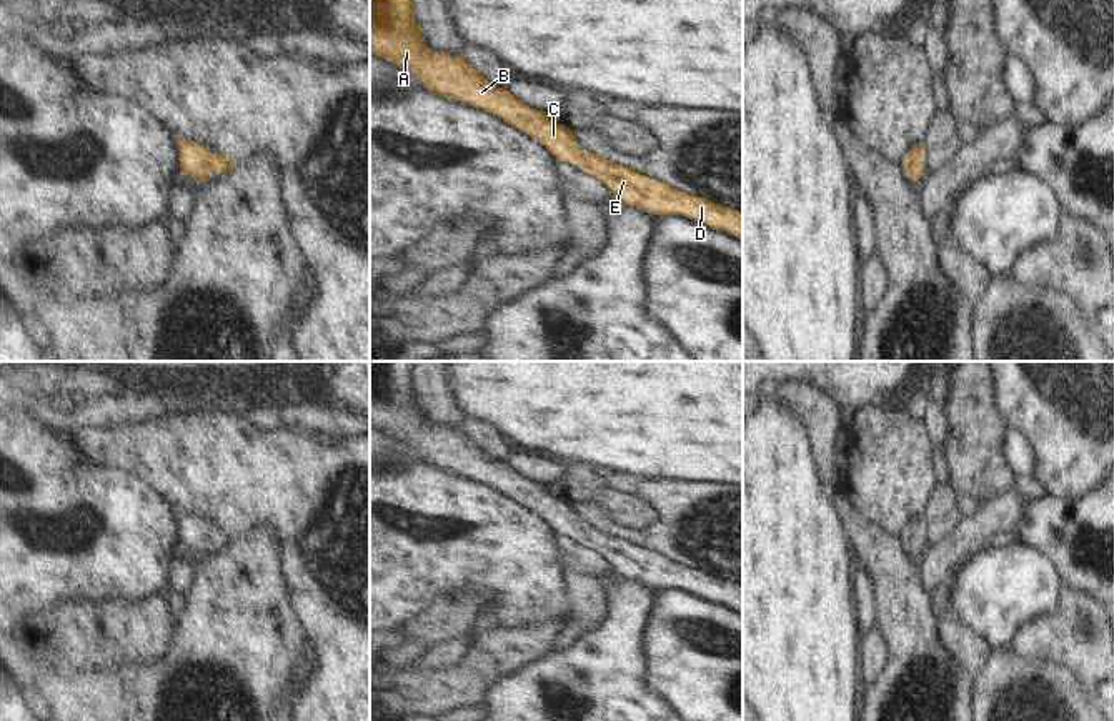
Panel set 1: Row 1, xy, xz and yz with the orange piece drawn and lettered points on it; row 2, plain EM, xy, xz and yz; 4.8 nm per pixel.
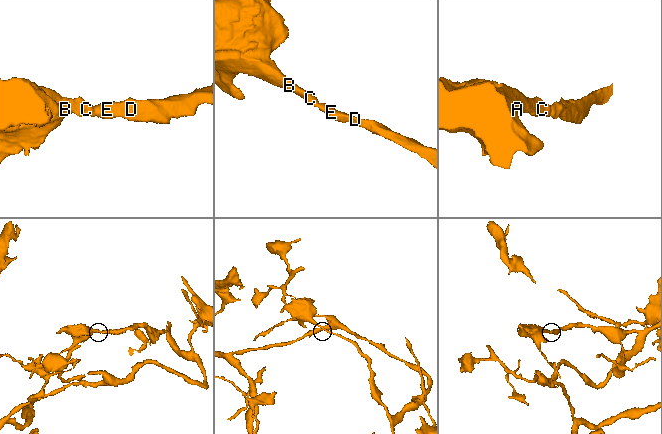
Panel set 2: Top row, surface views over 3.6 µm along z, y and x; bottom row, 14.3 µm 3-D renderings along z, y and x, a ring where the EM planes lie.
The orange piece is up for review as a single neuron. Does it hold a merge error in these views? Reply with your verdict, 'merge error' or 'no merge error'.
no merge error

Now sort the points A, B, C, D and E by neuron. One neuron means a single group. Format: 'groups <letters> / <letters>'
groups A B C D E

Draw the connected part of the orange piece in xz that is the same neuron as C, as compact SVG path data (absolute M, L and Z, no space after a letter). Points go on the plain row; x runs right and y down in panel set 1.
M370 361L370 426L413 446L423 455L428 465L436 465L446 471L455 471L465 478L481 481L503 491L508 498L545 518L556 530L556 535L579 538L588 549L601 554L613 566L613 574L631 578L663 591L683 588L701 598L718 604L728 604L743 613L743 584L681 564L666 554L648 551L631 541L606 533L594 525L583 526L574 506L564 498L551 493L546 485L538 485L525 478L508 463L490 456L465 431L431 425L416 396L413 370L418 363L420 361Z

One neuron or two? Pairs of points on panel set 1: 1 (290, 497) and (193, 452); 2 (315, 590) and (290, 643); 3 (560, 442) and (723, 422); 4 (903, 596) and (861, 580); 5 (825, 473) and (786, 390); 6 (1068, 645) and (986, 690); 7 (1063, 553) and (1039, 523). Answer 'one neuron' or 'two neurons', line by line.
1: one neuron
2: two neurons
3: one neuron
4: two neurons
5: one neuron
6: two neurons
7: one neuron

